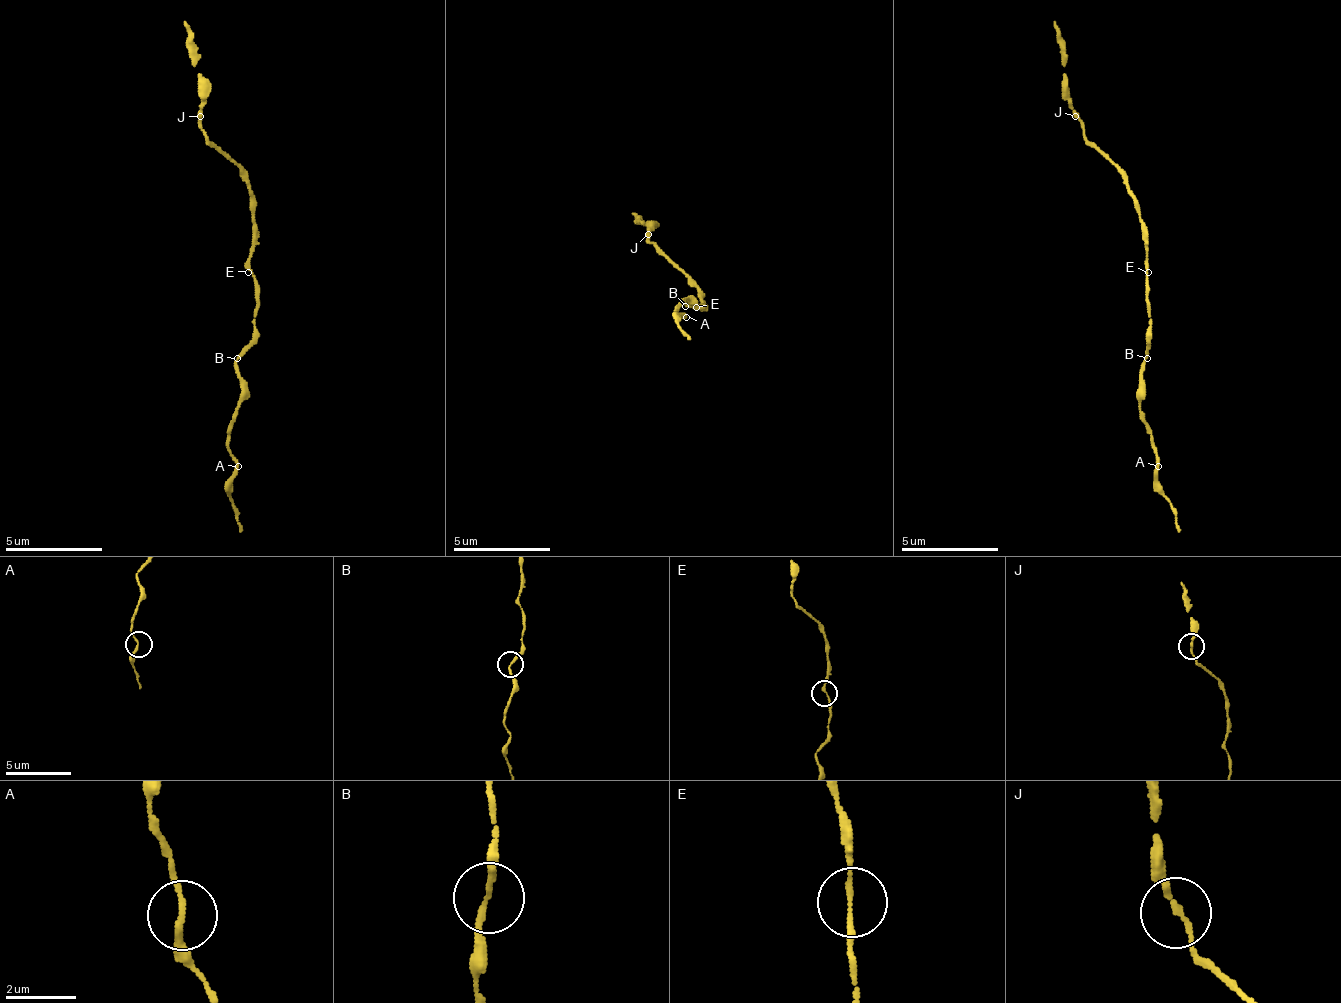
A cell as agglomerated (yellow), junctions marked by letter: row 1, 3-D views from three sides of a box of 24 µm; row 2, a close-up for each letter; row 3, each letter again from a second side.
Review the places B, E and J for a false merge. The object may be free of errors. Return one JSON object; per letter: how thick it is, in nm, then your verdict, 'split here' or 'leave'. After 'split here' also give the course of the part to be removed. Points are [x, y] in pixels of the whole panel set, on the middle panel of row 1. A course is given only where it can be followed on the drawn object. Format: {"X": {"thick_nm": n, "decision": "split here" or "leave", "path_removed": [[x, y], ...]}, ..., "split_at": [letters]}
{"B": {"thick_nm": 170, "decision": "leave"}, "E": {"thick_nm": 140, "decision": "leave"}, "J": {"thick_nm": 170, "decision": "leave"}, "split_at": []}

